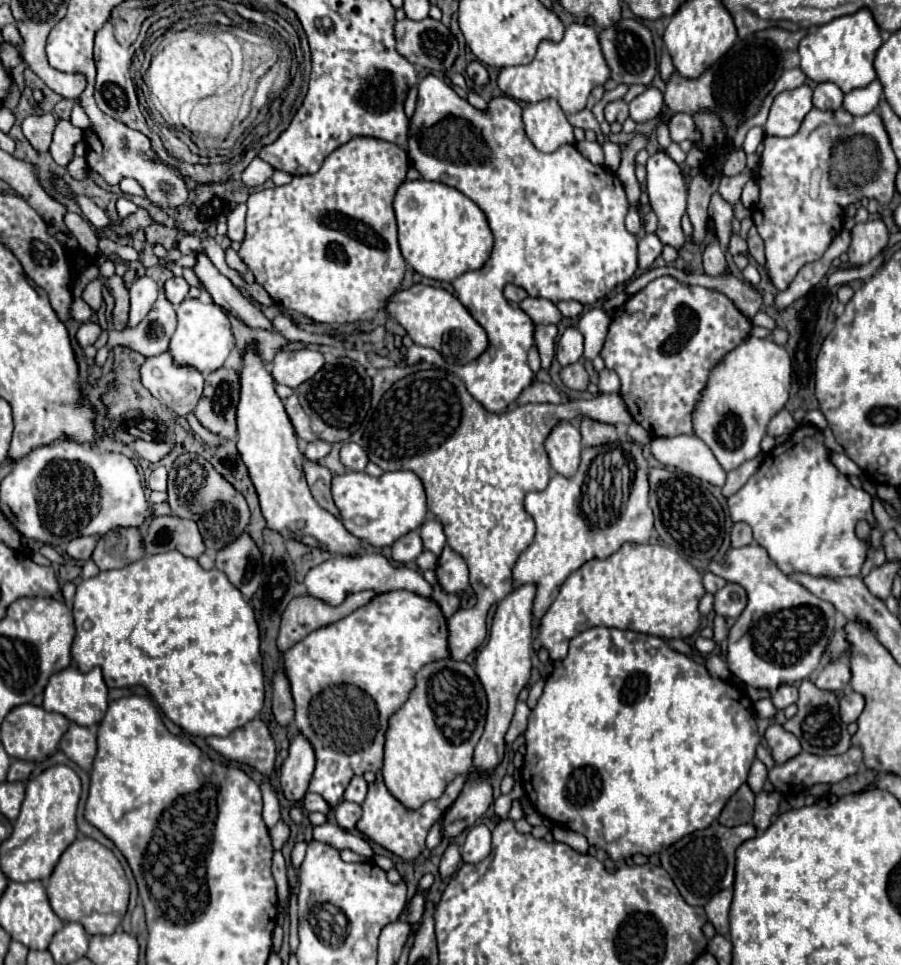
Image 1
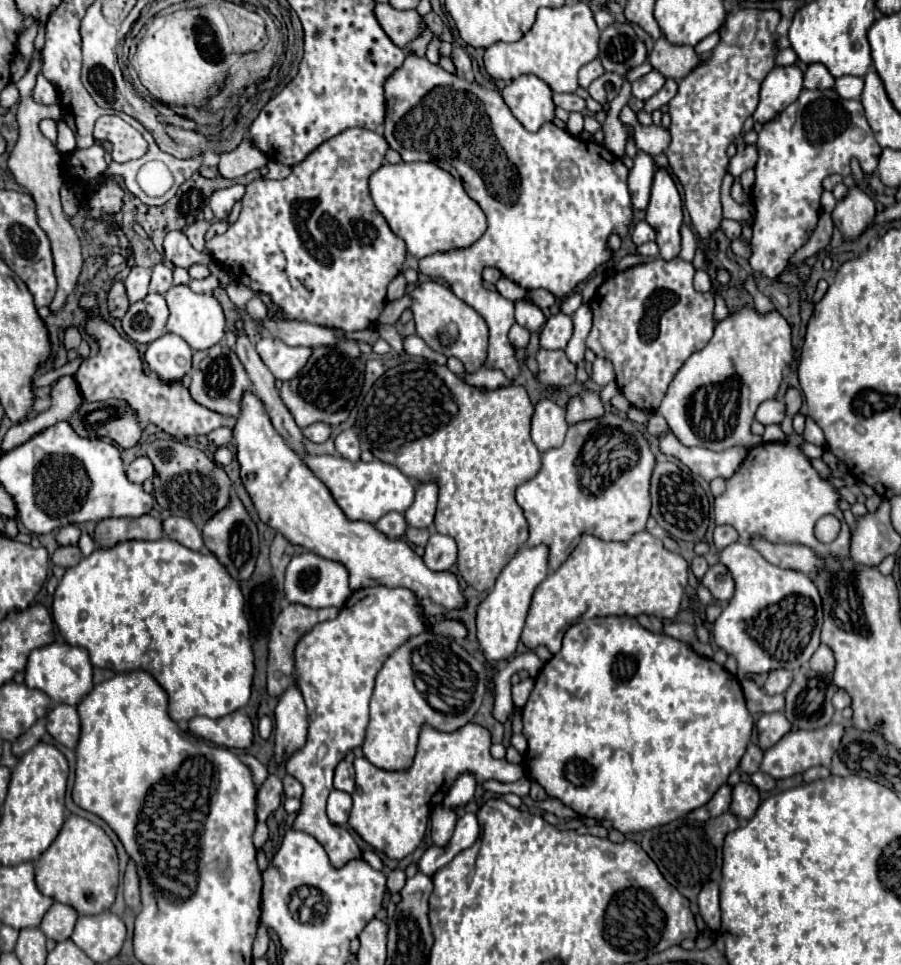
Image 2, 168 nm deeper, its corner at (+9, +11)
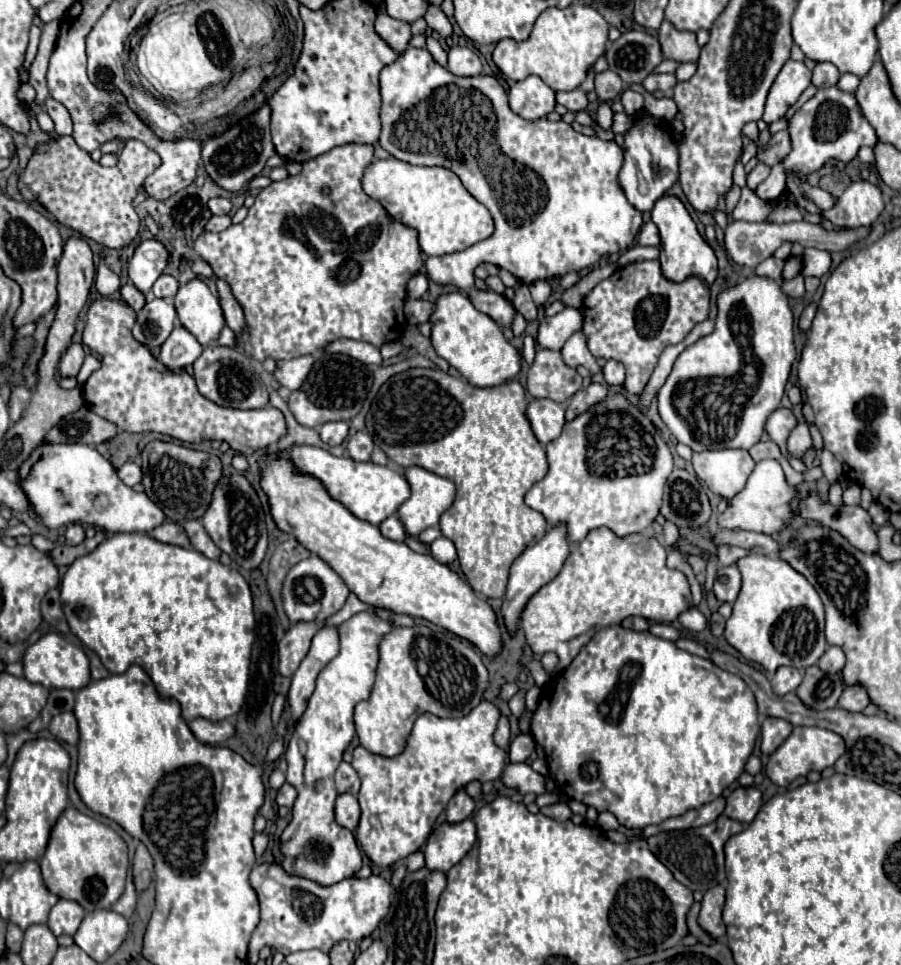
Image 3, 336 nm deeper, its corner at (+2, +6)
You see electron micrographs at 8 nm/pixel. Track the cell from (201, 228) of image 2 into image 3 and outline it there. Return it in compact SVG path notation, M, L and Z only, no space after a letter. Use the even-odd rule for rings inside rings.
M212 216L206 224L206 232L222 232L230 226L230 216Z

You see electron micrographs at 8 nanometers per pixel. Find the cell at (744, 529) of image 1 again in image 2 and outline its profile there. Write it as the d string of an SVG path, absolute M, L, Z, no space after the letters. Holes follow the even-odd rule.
M729 525L715 527L715 533L713 533L713 543L715 543L717 551L721 551L723 547L727 547L727 545L735 543L737 539L739 539L739 535L737 535L737 531L735 531L733 527L729 527Z

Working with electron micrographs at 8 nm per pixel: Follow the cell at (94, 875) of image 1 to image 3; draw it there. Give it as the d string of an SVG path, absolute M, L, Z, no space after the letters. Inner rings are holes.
M66 808L52 828L48 848L40 860L42 878L46 888L64 900L78 902L86 912L110 908L124 892L128 872L126 842L106 824Z

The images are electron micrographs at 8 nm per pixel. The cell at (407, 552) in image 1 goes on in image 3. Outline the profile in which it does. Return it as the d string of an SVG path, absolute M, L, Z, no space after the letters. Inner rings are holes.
M390 516L386 518L382 524L380 524L380 530L386 538L390 540L398 540L398 542L404 542L406 540L406 530L404 530L404 524L400 522L398 516Z

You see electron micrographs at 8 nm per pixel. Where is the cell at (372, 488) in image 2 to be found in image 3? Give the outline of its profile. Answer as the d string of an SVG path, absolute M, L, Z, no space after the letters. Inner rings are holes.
M294 446L288 450L288 454L296 470L316 476L326 486L328 494L334 500L342 502L356 518L370 522L374 526L378 526L384 518L396 514L398 508L410 498L410 486L406 478L390 466L378 466L372 462L354 462L348 456L338 458L314 446Z

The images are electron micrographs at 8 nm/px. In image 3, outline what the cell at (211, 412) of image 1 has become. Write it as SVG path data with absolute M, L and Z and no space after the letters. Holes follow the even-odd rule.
M210 344L204 348L202 356L194 362L194 378L202 396L218 406L234 406L240 410L264 408L268 404L268 388L254 368L254 360L238 348L226 348L220 344Z

